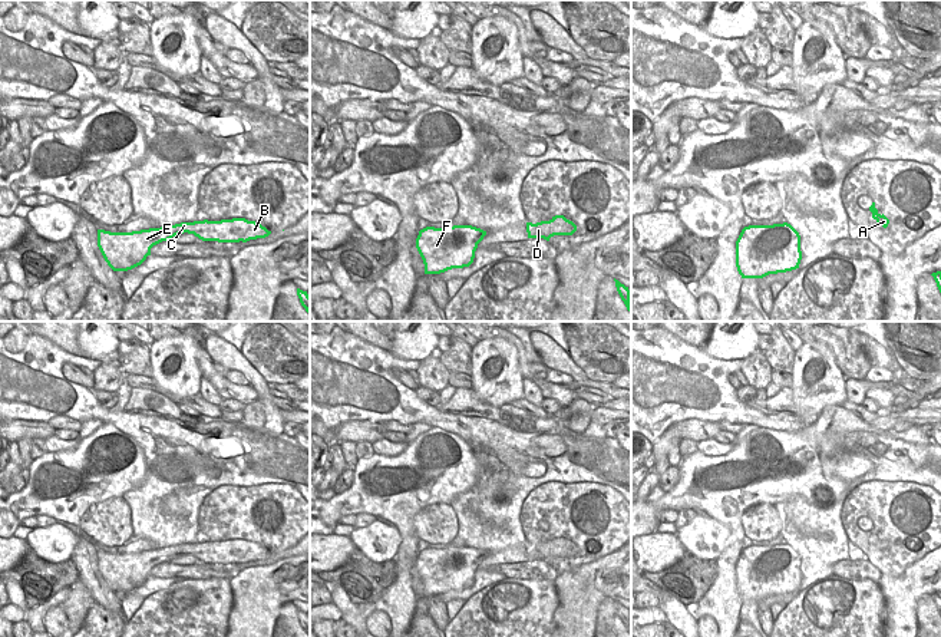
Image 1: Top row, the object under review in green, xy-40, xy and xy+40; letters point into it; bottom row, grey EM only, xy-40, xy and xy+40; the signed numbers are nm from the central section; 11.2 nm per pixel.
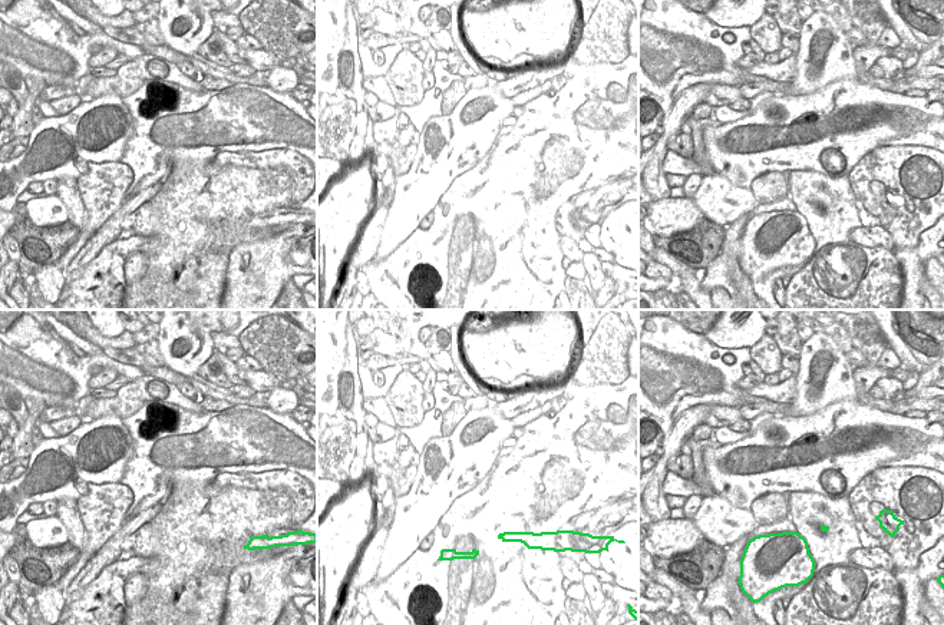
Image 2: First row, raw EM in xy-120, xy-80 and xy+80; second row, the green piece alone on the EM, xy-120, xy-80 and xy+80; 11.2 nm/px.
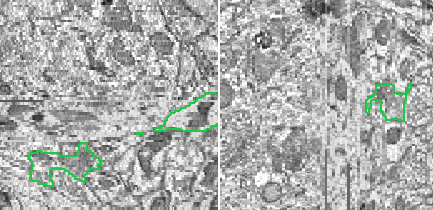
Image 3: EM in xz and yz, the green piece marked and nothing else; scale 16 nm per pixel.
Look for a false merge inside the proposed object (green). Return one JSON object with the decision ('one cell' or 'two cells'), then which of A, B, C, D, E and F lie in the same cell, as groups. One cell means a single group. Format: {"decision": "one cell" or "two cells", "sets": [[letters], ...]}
{"decision": "two cells", "sets": [["A"], ["B", "C", "D", "E", "F"]]}

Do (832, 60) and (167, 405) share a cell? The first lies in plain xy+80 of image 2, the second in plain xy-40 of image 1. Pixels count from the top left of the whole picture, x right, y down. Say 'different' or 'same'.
different

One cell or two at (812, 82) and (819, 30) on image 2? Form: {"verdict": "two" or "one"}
{"verdict": "one"}

